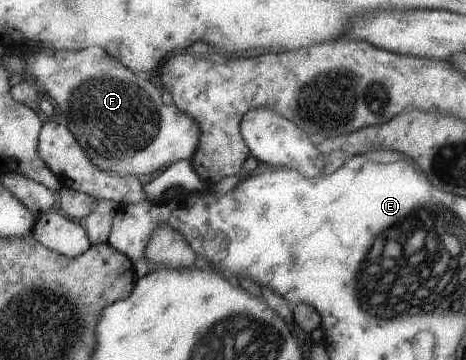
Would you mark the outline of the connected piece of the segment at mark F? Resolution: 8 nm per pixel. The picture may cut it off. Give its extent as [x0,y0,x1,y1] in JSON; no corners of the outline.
[24,47,202,177]

